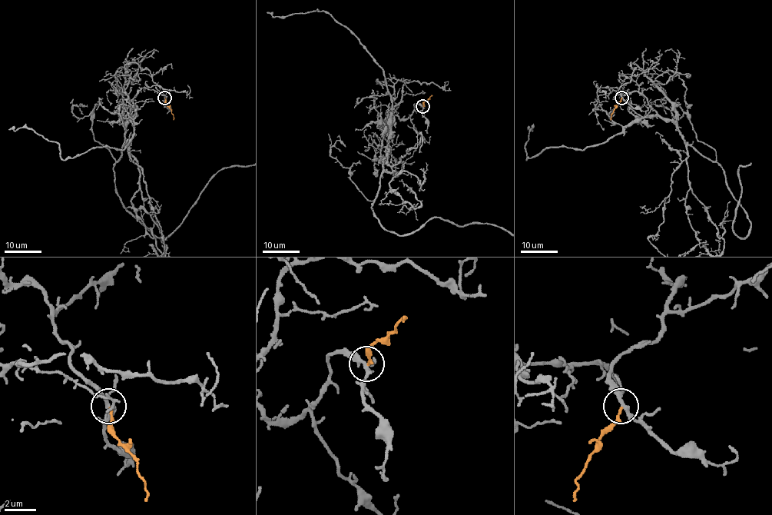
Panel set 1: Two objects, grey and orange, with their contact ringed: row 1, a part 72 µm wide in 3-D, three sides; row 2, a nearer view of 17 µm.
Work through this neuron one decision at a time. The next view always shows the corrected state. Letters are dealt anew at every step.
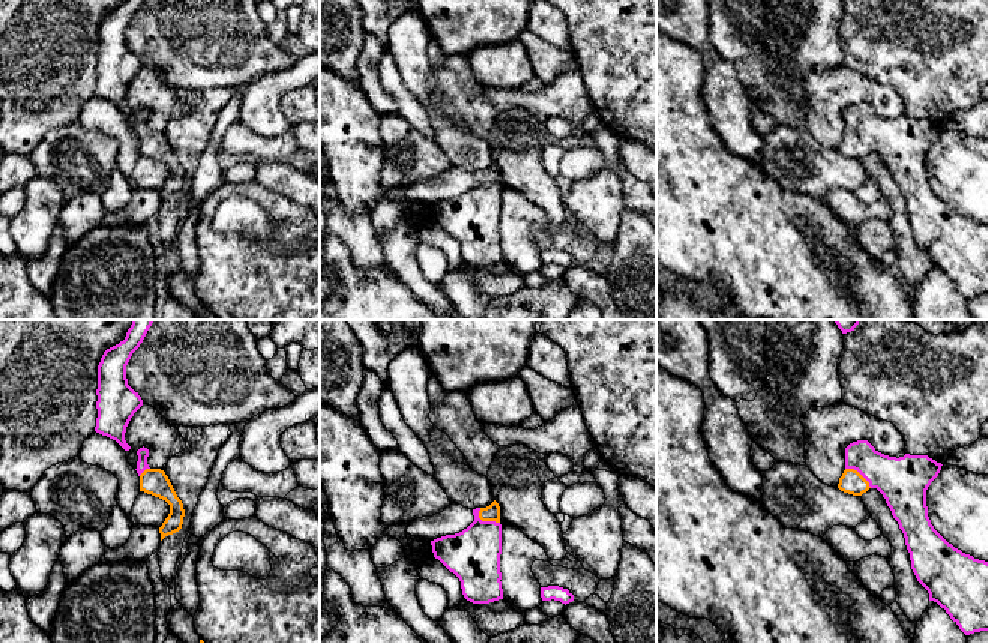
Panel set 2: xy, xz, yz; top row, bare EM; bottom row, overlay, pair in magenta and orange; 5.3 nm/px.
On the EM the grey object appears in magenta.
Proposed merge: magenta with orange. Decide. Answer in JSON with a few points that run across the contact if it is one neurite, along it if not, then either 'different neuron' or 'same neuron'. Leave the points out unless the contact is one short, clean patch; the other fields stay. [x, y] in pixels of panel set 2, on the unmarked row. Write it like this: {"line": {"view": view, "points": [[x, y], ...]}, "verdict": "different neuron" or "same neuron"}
{"line": {"view": "xz", "points": [[473, 218], [485, 196], [485, 185], [491, 176]]}, "verdict": "same neuron"}

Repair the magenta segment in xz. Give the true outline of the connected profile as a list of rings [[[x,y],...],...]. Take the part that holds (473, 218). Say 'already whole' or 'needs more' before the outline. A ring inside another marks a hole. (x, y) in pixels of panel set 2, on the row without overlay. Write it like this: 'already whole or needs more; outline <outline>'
needs more; outline [[[500,170],[473,173],[474,185],[459,197],[431,204],[438,222],[459,245],[462,258],[473,267],[503,263],[500,218]]]

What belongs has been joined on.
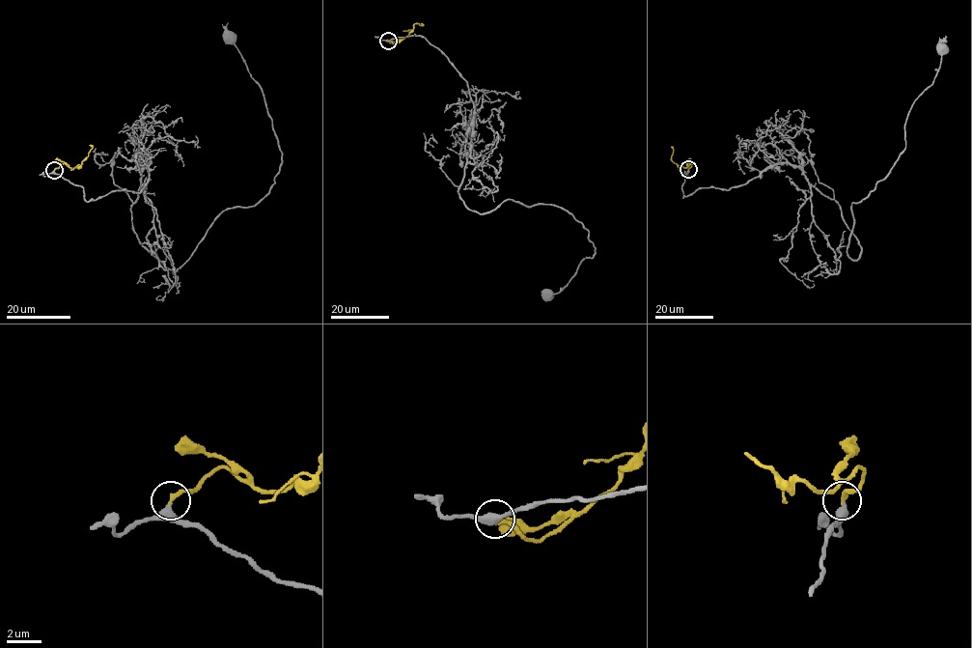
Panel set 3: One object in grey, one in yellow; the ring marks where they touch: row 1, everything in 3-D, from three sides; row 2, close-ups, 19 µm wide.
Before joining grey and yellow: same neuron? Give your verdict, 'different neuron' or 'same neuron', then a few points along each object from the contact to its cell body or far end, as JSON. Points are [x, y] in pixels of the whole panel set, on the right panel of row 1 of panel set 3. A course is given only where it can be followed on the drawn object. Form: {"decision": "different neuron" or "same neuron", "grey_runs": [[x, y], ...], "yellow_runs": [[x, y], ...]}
{"decision": "same neuron", "grey_runs": [[688, 169], [683, 198], [794, 164], [839, 205], [856, 260], [853, 203], [905, 148], [941, 49]], "yellow_runs": [[688, 169], [691, 163], [686, 167], [671, 160], [673, 146]]}

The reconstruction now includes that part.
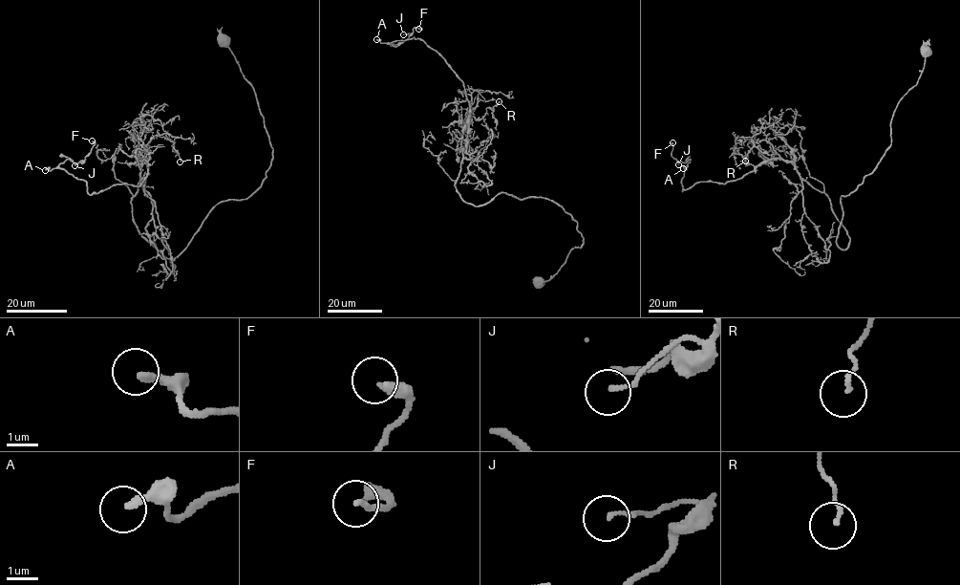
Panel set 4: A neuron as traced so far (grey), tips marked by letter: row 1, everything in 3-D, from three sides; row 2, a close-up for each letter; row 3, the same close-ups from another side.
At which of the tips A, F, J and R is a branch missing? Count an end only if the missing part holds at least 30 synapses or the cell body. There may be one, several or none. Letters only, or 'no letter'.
A

